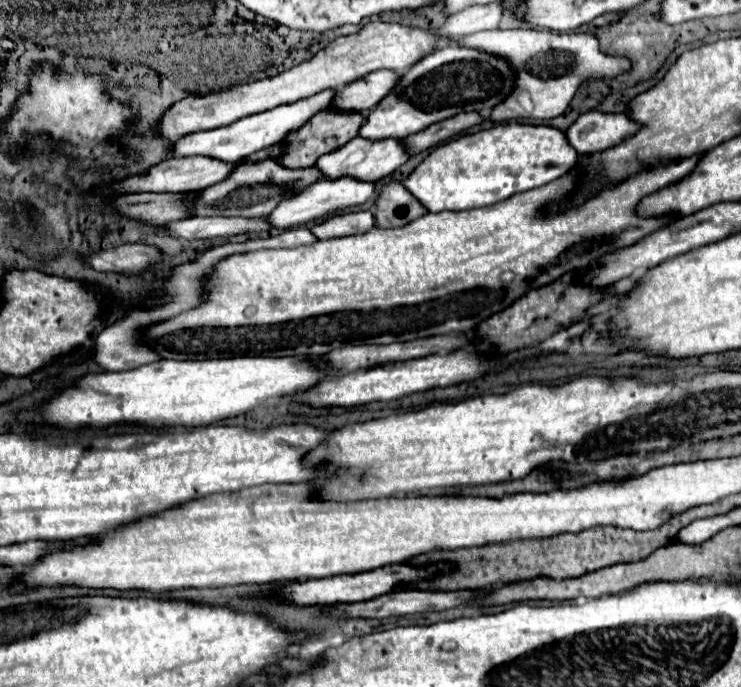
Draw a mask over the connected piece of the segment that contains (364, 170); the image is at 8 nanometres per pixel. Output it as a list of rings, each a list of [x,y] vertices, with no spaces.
[[[356,137],[354,141],[336,149],[334,153],[328,153],[328,155],[320,157],[316,167],[322,171],[322,175],[326,179],[336,179],[336,177],[342,177],[342,175],[350,175],[350,177],[360,177],[362,181],[378,181],[382,177],[392,175],[408,159],[410,159],[410,155],[408,155],[408,149],[404,147],[402,139],[392,139],[390,137],[390,139],[370,141],[370,139],[364,139],[364,137]]]

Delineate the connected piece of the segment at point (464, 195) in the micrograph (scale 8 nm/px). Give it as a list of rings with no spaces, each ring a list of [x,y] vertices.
[[[506,123],[462,135],[438,145],[404,181],[404,187],[430,211],[464,211],[488,207],[516,193],[536,189],[578,165],[580,155],[564,133],[546,125]]]

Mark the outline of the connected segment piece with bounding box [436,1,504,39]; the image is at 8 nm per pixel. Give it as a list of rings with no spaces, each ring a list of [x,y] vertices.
[[[492,1],[486,5],[472,5],[460,13],[450,15],[450,19],[440,29],[436,29],[436,33],[448,39],[456,39],[456,37],[478,33],[484,29],[496,29],[502,15],[504,15],[502,1]]]

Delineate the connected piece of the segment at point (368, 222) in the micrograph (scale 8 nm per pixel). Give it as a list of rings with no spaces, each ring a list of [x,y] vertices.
[[[352,211],[352,213],[342,213],[334,215],[320,225],[314,225],[310,231],[318,239],[332,239],[332,237],[348,237],[348,235],[360,235],[368,233],[376,225],[376,219],[372,211]]]

